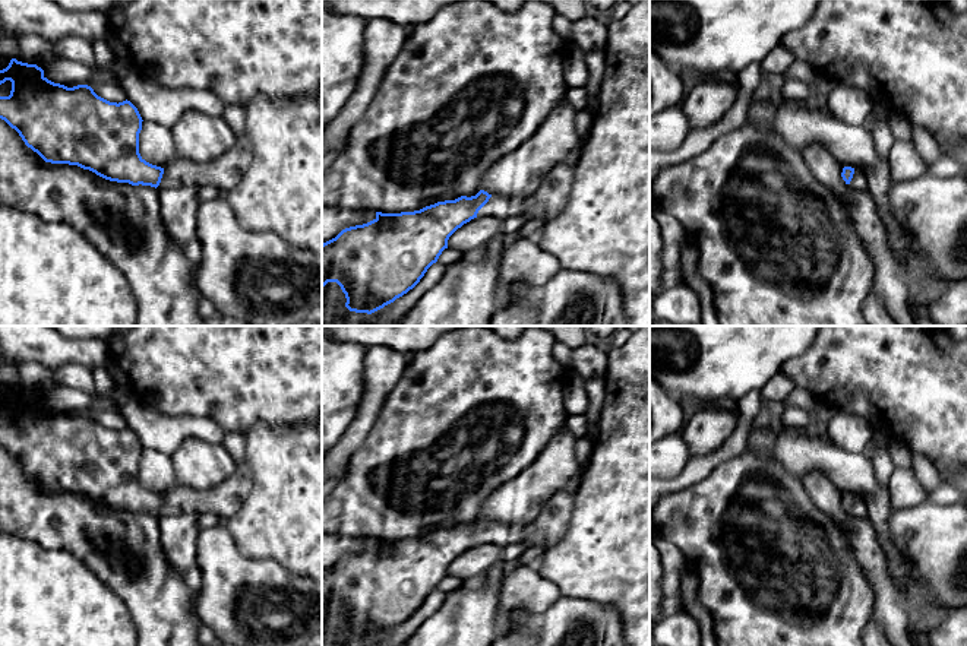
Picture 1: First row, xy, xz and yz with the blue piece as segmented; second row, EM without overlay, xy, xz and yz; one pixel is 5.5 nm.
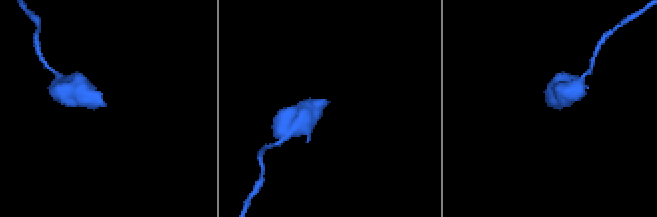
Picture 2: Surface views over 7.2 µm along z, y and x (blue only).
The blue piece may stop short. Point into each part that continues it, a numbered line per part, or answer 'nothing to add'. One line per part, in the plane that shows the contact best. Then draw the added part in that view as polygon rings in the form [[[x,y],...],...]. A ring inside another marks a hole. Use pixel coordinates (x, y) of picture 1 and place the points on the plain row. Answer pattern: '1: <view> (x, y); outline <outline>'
1: xz (549, 526); outline [[[554,493],[543,506],[540,514],[530,523],[492,523],[478,538],[478,544],[497,544],[500,547],[527,542],[528,547],[549,550],[556,545],[566,532],[575,506],[575,494]]]

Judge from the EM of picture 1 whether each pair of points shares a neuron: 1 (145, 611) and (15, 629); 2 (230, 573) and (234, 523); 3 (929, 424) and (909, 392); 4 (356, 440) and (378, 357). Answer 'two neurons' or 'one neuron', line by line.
1: two neurons
2: two neurons
3: one neuron
4: one neuron

